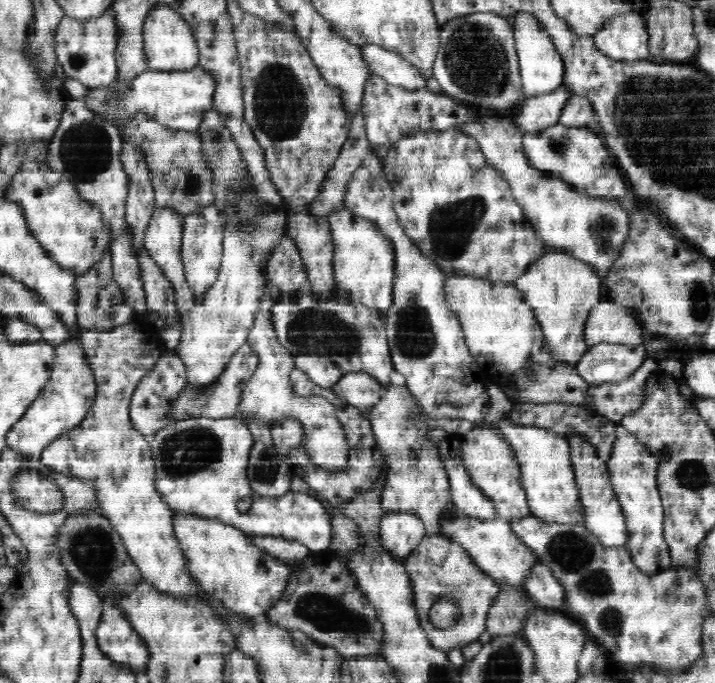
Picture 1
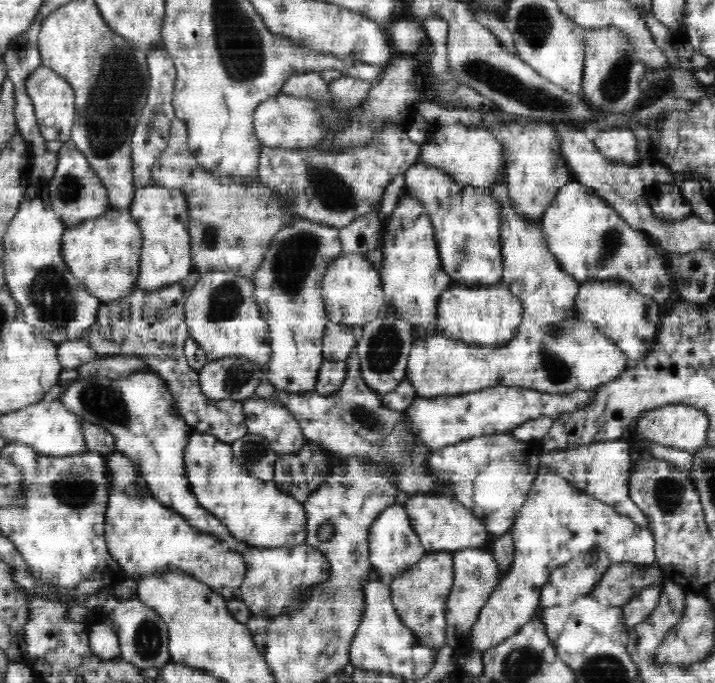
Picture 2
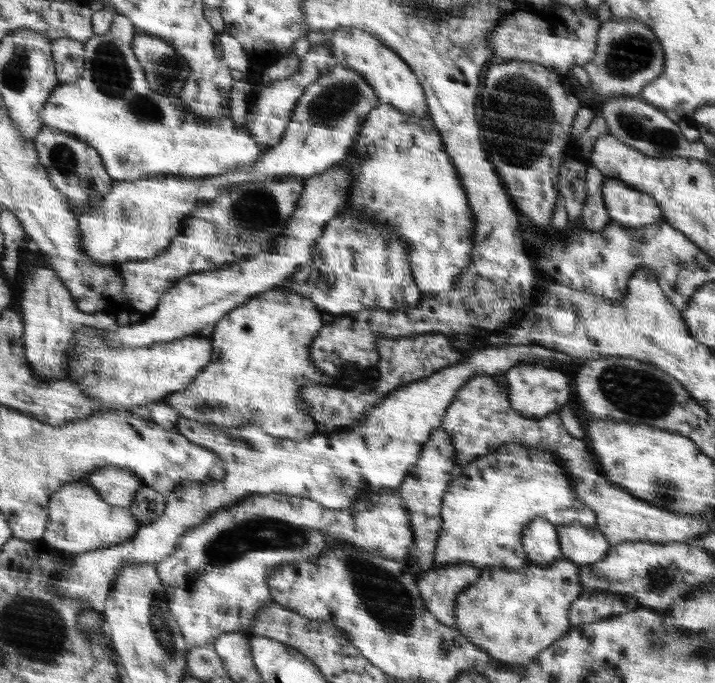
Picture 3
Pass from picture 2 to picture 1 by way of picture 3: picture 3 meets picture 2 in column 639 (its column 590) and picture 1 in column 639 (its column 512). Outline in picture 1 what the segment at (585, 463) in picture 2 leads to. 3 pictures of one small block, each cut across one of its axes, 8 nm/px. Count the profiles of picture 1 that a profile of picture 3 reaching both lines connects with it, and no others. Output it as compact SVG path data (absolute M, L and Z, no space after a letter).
M618 424L611 457L605 463L614 492L625 516L628 529L625 547L630 551L633 562L640 570L649 575L660 574L660 571L674 567L663 533L664 511L657 481L659 465L657 458L654 458L629 430Z

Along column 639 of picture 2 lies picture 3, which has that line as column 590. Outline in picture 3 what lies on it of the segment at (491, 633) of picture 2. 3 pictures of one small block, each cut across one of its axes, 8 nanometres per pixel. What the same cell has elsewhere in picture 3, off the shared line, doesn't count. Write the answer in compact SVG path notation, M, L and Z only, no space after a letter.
M572 521L556 528L563 558L578 566L602 561L612 550L609 540L597 524L586 526Z

